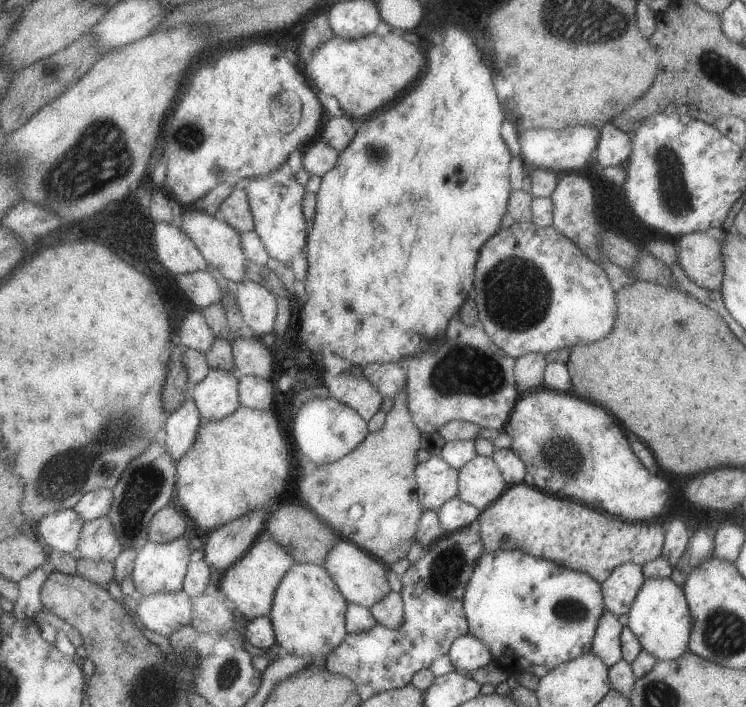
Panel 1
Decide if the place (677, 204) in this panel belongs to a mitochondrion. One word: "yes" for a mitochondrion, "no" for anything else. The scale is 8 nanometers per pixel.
yes

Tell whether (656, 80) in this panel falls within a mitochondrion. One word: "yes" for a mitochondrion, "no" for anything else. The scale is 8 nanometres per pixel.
no

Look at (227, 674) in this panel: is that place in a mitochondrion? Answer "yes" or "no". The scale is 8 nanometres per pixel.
yes

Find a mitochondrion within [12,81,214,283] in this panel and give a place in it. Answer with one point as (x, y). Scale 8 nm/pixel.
(101, 157)

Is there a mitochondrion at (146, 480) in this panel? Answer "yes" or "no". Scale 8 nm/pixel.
yes

